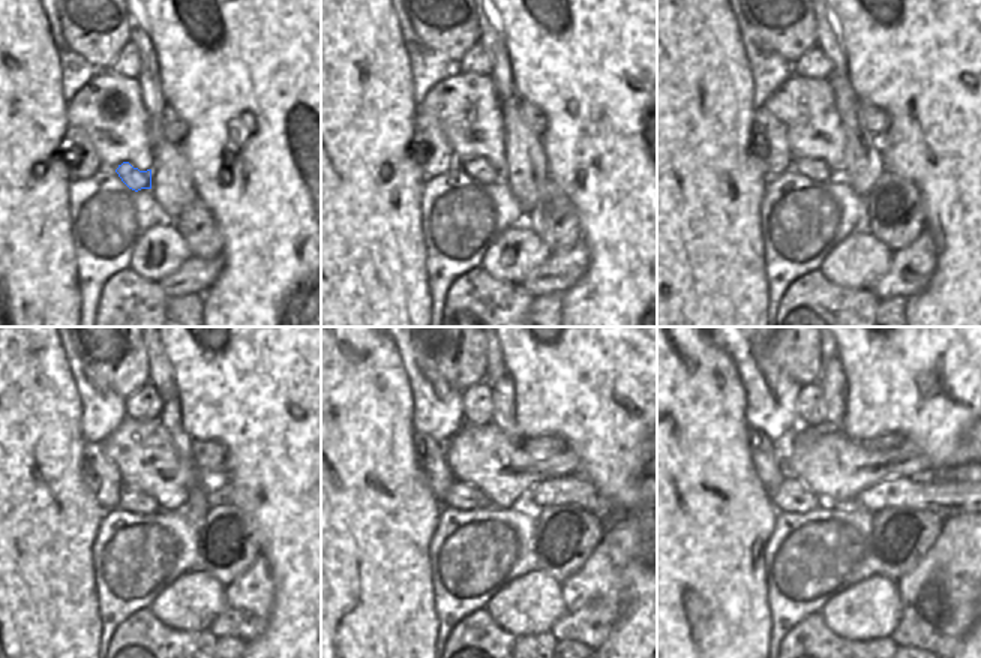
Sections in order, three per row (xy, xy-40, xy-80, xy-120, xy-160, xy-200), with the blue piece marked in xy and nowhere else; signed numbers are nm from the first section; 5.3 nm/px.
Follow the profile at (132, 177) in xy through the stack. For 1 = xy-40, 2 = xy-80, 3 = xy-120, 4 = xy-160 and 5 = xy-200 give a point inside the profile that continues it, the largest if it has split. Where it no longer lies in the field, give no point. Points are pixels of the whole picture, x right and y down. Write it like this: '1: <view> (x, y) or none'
1: xy-40 (482, 170)
2: xy-80 (813, 168)
3: xy-120 (131, 499)
4: xy-160 (461, 495)
5: xy-200 (792, 495)

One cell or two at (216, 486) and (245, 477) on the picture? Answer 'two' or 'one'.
two

